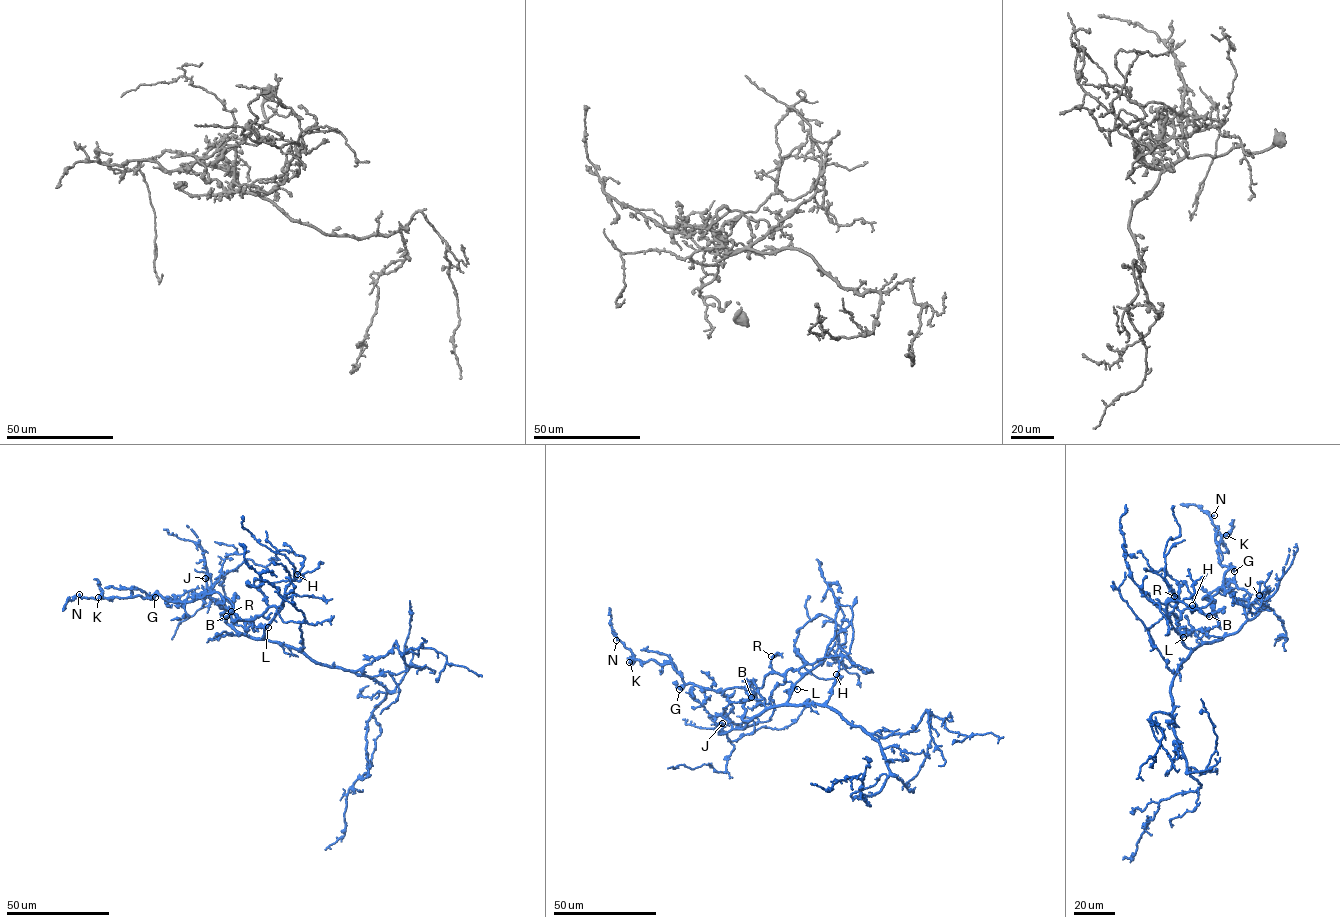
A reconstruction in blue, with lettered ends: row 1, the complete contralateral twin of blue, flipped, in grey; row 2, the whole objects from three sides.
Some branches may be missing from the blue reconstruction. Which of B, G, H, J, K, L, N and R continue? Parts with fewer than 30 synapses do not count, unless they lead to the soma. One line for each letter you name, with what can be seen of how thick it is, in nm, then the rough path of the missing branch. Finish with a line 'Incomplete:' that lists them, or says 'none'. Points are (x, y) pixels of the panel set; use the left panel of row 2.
N: Thickness 280 nm. Course of what is missing: (79, 594), (78, 567)
Incomplete: N

